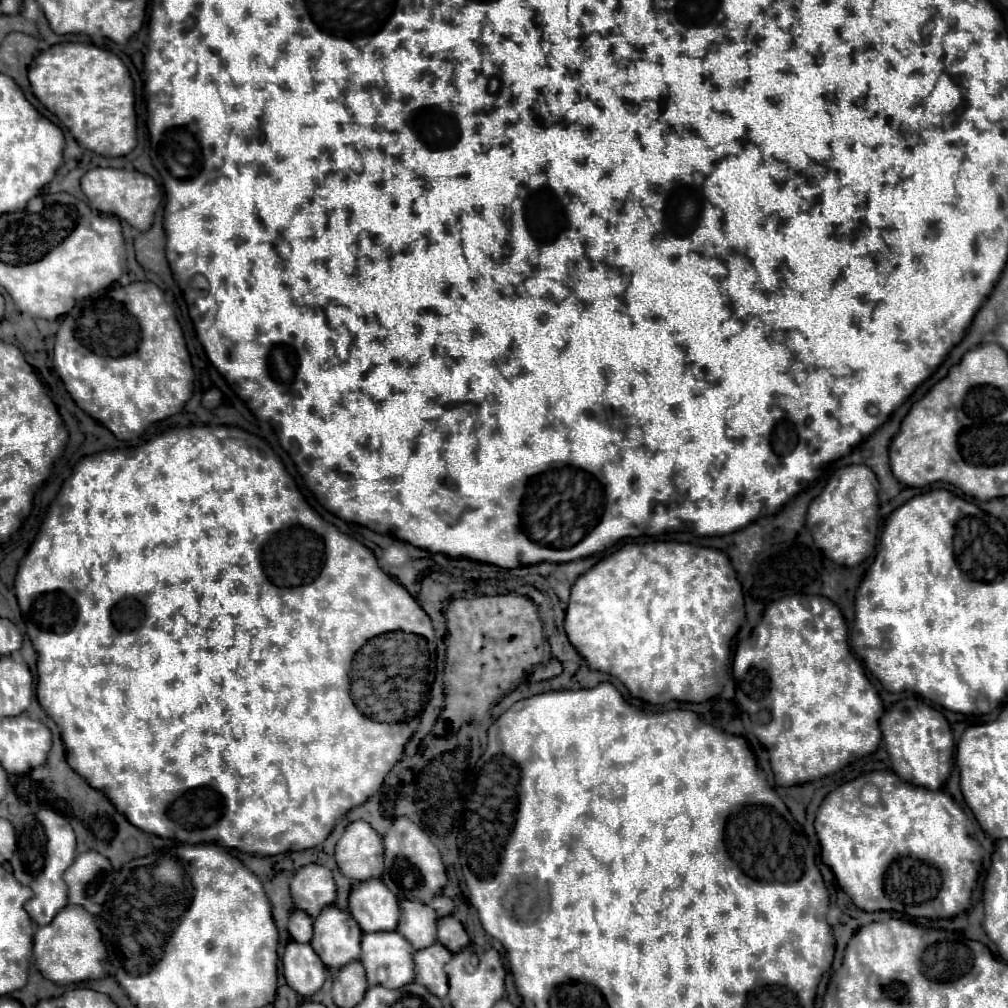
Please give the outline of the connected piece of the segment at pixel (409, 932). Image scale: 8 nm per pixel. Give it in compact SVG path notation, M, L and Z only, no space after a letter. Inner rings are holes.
M403 899L399 903L401 907L401 917L397 931L413 943L415 949L429 947L437 941L437 913L419 901L409 901Z

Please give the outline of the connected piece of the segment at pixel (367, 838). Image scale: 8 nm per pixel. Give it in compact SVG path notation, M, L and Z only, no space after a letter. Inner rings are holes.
M365 821L347 825L335 847L335 861L345 877L365 881L383 873L383 843L381 837Z

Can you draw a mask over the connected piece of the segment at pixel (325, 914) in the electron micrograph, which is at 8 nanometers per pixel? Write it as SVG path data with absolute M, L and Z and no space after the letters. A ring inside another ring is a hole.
M329 905L313 921L311 947L327 967L339 969L345 963L359 959L361 935L361 927L347 911Z

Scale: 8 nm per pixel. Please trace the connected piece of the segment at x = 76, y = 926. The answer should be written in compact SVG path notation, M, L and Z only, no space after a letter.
M63 907L49 925L39 927L33 939L33 955L41 975L53 983L69 985L85 979L101 979L107 973L107 951L101 933L93 923L93 915L83 907Z

